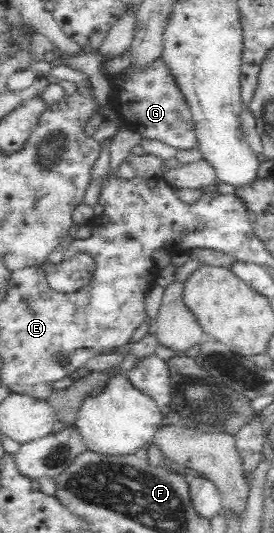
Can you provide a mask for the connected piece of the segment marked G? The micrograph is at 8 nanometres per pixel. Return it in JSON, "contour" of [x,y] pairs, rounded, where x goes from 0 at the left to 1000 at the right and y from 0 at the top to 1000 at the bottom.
{"contour":[[[588,109],[511,139],[471,126],[453,133],[453,150],[438,158],[405,156],[394,197],[438,214],[438,223],[474,246],[518,259],[588,265],[642,281],[686,281],[723,272],[712,235],[679,186],[628,150]]]}

